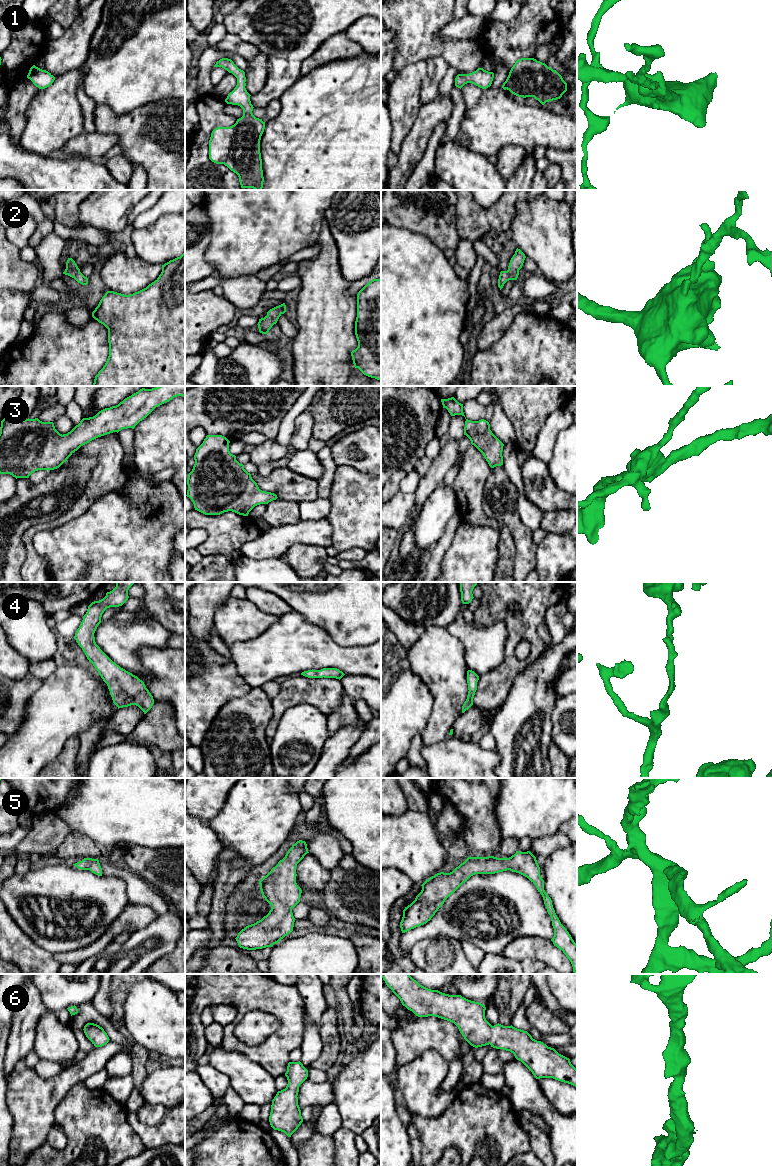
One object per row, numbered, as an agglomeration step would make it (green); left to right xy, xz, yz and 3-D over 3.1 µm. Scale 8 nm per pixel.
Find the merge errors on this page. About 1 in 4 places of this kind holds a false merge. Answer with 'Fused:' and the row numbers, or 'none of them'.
Fused: none of them

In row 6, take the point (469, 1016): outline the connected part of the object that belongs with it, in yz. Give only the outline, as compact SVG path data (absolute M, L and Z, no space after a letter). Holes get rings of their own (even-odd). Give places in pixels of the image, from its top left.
M381 974L386 985L400 999L403 1006L418 1017L435 1016L454 1023L464 1039L473 1047L486 1045L503 1049L514 1054L534 1075L536 1079L553 1078L577 1087L577 1069L570 1059L559 1054L554 1048L537 1041L524 1030L496 1024L492 1026L485 1018L485 1005L468 1000L461 995L449 995L420 985L409 974Z

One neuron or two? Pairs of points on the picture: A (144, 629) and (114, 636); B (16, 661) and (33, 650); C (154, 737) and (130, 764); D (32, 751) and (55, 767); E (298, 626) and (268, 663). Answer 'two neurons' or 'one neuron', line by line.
A: one neuron
B: two neurons
C: two neurons
D: two neurons
E: one neuron

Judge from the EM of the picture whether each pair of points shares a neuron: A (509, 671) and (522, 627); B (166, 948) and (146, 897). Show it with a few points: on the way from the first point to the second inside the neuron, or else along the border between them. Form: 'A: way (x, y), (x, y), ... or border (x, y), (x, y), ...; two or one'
A: way (510, 660), (510, 645), (513, 638); one
B: border (172, 909), (159, 915); two

